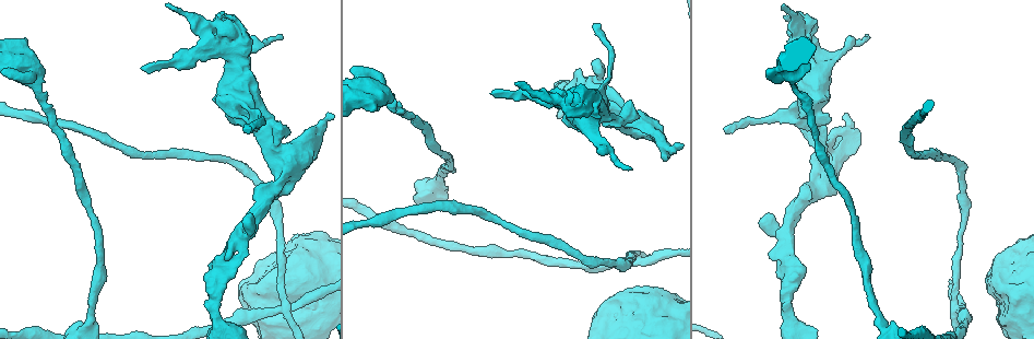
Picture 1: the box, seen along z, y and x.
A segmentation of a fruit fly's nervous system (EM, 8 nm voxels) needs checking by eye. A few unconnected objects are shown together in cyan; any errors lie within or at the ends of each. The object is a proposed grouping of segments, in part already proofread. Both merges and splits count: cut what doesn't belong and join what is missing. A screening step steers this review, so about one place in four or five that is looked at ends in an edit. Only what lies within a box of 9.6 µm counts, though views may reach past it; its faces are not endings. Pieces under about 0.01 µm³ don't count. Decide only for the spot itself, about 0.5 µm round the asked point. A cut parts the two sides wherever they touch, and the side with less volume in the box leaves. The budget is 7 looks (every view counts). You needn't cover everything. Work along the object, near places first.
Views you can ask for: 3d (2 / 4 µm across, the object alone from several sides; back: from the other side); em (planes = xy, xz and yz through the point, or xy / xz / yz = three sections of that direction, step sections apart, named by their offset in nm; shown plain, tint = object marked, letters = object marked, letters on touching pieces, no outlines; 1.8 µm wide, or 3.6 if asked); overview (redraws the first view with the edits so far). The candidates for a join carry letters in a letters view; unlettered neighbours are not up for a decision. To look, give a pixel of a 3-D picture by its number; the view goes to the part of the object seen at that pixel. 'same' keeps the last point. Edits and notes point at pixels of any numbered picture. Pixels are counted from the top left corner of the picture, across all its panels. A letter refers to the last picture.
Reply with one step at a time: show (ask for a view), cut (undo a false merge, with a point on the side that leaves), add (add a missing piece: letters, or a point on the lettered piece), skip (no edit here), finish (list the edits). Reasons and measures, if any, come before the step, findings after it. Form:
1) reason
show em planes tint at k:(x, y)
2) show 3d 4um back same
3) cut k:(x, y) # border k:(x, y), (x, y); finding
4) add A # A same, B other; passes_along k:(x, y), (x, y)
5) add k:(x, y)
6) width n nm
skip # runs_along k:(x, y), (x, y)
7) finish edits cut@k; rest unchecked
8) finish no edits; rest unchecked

four arms meet
show 3d 4um at 1:(378, 96)

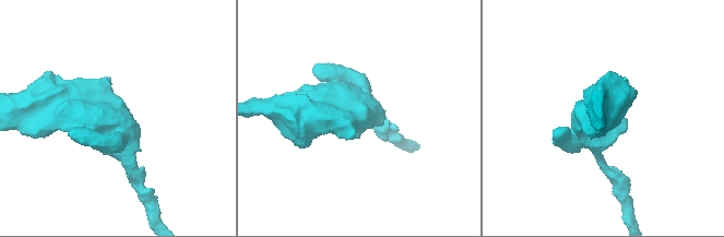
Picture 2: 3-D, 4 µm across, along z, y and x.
need the tissue
show em 3.6um planes tint at 2:(113, 112)

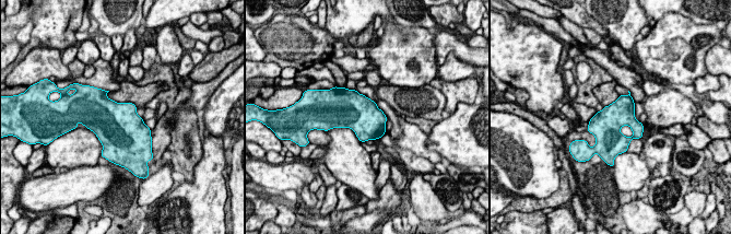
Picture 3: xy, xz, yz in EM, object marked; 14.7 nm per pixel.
show em 3.6um planes letters same

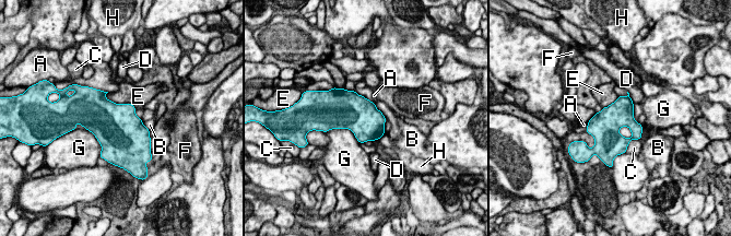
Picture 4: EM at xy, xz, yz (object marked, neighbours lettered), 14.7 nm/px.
skip # A other, B other, C other, D other, E other, F other, G other, H other; one cell here

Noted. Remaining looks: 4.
tapers out
show em planes tint at 1:(725, 130)

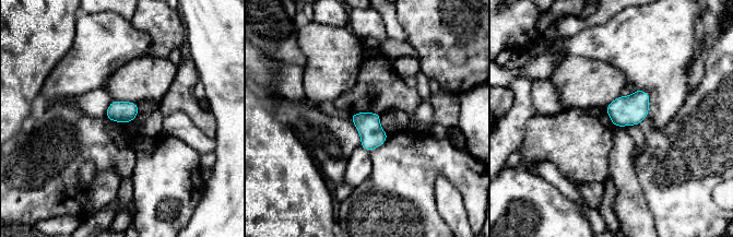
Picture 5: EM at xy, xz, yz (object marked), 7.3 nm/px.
what lies round it
show em planes letters same

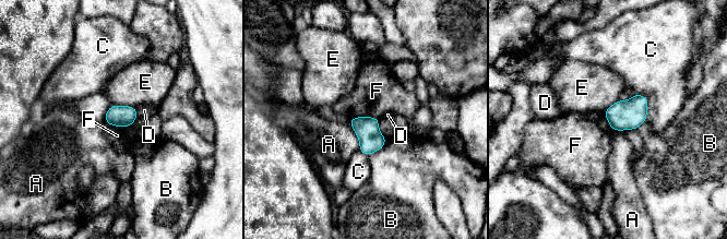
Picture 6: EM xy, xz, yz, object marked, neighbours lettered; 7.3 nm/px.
skip # A other, B other, C other, D other, E other, F other; border 6:(379, 118), (352, 117), (349, 119); none of them fits

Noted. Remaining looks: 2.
thick turns thin
show em yz step 4 tint at 1:(959, 245)

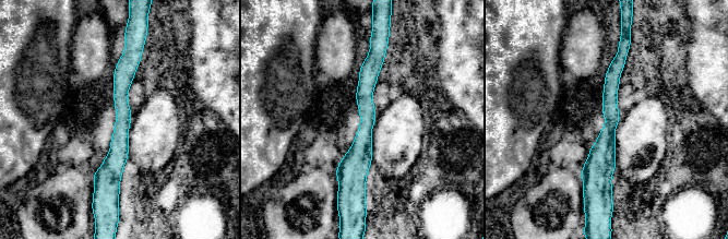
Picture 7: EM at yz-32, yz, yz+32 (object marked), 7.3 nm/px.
show em yz step 4 letters same

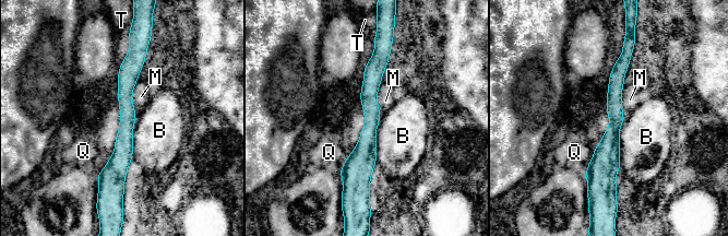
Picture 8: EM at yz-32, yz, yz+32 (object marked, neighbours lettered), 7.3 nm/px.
skip # B other, M other, Q other, T other; border 8:(624, 119), (620, 128), (621, 165); one cell here

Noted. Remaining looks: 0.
finish no edits; rest unchecked

